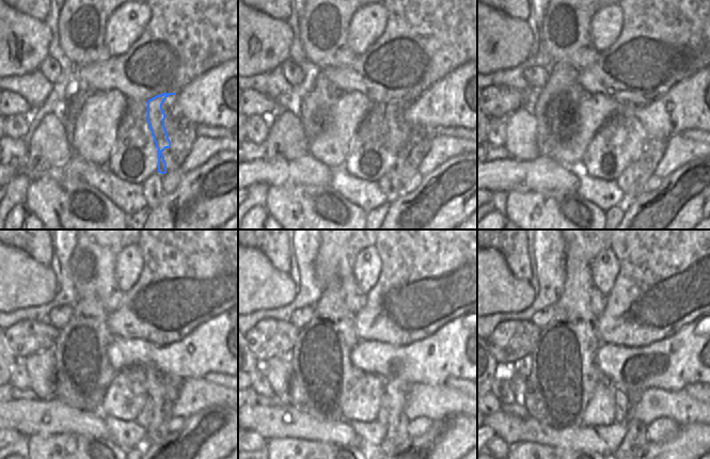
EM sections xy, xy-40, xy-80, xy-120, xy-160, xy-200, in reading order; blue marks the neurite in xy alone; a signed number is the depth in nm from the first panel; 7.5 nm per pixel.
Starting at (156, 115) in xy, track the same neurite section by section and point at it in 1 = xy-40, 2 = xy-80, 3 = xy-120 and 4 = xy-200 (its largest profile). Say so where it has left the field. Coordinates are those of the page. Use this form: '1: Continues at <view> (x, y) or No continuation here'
1: Continues at xy-40 (394, 114)
2: Continues at xy-80 (637, 141)
3: Continues at xy-120 (158, 383)
4: Continues at xy-200 (636, 436)

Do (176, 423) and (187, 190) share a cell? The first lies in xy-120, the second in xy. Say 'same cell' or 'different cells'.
different cells

